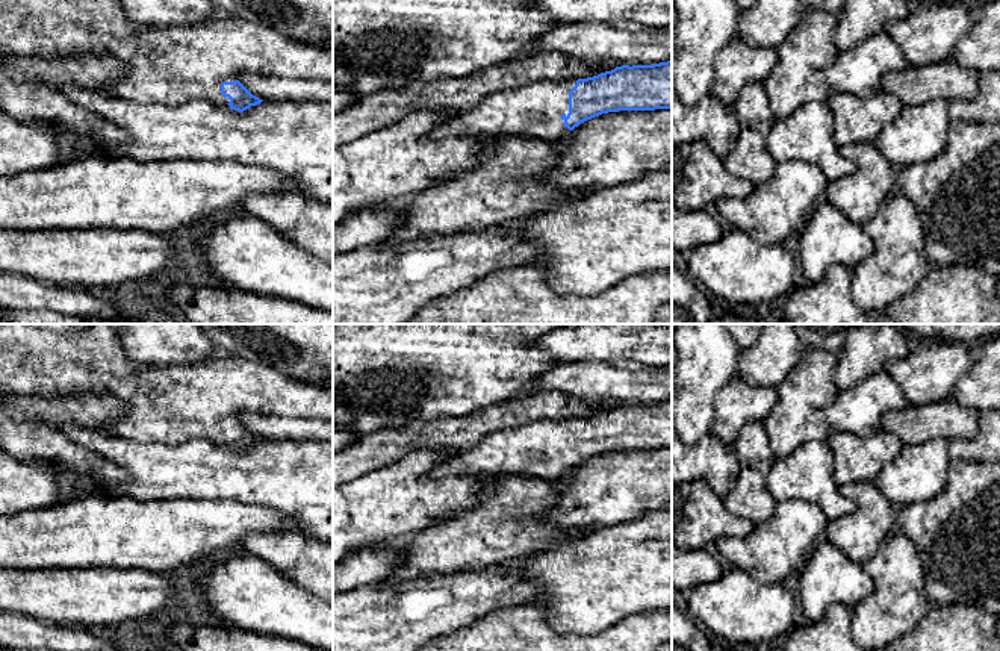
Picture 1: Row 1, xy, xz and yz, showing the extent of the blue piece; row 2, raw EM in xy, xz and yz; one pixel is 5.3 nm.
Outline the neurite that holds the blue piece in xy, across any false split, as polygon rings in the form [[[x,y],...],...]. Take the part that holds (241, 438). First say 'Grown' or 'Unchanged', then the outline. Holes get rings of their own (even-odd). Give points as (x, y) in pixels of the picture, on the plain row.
Grown. [[[221,351],[197,365],[139,365],[132,377],[106,377],[106,391],[124,404],[123,416],[106,427],[107,435],[139,444],[180,445],[201,438],[244,451],[263,441],[239,421],[244,415],[333,422],[333,388],[287,378],[271,366]]]

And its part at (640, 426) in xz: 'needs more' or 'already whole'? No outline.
needs more

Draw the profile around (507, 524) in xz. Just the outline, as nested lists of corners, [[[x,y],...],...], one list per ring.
[[[525,475],[486,480],[470,512],[411,534],[401,562],[380,583],[511,563],[579,537],[593,527],[558,527],[545,518],[561,487],[560,480]]]

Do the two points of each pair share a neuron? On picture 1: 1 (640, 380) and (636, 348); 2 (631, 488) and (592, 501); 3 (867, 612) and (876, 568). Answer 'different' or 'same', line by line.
1: different
2: same
3: same

